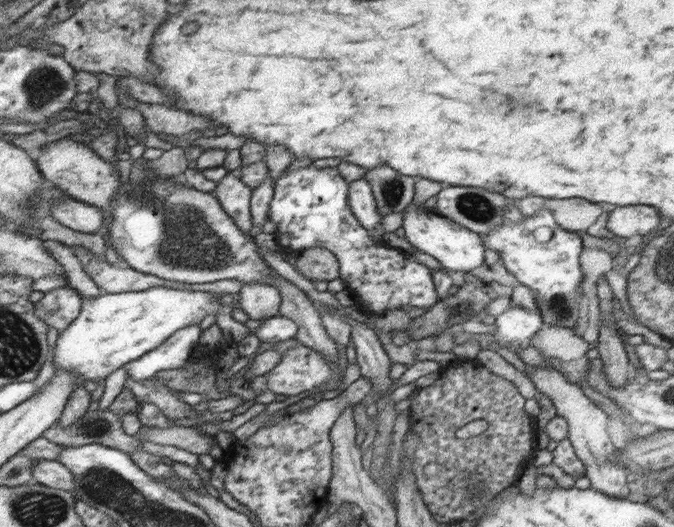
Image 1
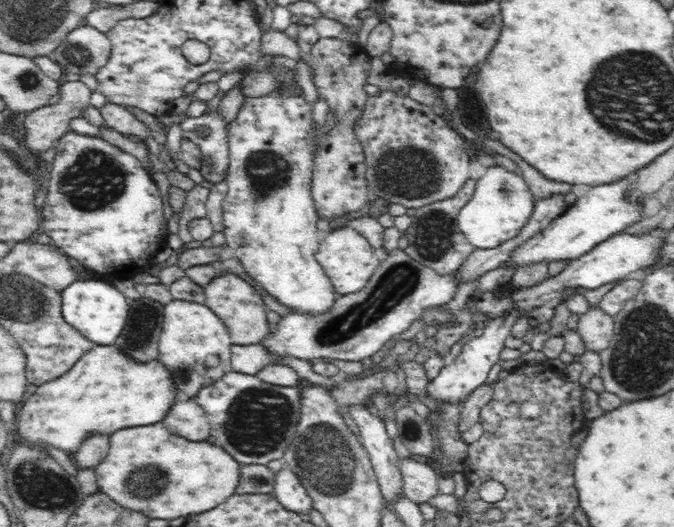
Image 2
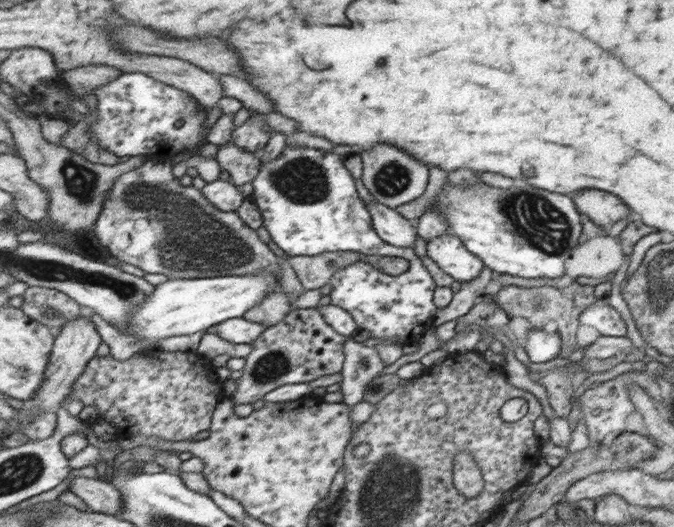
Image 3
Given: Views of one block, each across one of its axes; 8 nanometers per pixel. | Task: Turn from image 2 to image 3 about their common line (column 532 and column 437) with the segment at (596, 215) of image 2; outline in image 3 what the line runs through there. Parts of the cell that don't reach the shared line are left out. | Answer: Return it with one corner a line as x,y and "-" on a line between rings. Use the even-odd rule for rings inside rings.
448,232
431,238
425,250
426,256
458,283
478,278
483,270
482,261
467,250
457,236

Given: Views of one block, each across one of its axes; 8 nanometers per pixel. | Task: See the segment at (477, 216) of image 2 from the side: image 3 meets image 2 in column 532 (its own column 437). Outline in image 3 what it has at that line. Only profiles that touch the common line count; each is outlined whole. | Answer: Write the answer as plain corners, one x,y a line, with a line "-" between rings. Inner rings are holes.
517,180
511,190
485,184
462,187
447,182
429,209
441,213
447,222
447,232
457,236
465,248
493,273
527,277
535,279
536,283
563,276
563,262
571,255
571,248
577,246
581,232
580,214
573,208
569,195
535,190
523,180

